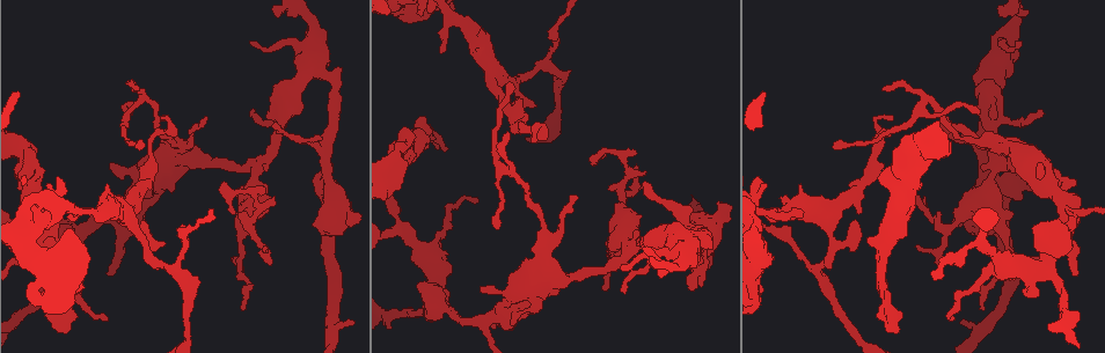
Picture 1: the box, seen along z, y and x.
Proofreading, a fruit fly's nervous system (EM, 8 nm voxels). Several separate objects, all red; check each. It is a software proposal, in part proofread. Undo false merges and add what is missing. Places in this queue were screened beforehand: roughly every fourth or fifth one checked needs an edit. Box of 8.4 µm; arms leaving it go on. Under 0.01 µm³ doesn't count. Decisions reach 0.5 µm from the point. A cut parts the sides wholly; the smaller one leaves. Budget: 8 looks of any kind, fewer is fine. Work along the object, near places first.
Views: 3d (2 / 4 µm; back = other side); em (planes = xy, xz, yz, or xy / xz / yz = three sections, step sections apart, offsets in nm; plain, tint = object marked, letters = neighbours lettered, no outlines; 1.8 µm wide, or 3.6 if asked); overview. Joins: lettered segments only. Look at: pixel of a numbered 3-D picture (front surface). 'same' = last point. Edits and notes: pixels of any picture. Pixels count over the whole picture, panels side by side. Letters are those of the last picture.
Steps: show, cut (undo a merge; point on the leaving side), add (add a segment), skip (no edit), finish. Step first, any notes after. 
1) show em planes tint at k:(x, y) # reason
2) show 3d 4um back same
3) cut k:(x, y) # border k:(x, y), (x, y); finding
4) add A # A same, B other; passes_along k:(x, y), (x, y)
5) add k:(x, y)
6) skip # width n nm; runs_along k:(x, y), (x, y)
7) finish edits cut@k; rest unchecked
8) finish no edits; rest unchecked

show 3d 4um at 1:(409, 132) # branch stops here

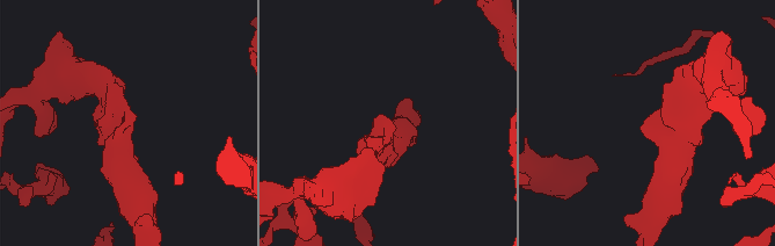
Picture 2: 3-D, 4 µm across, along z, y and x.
show em xy step 16 letters at 2:(127, 119) # now the EM

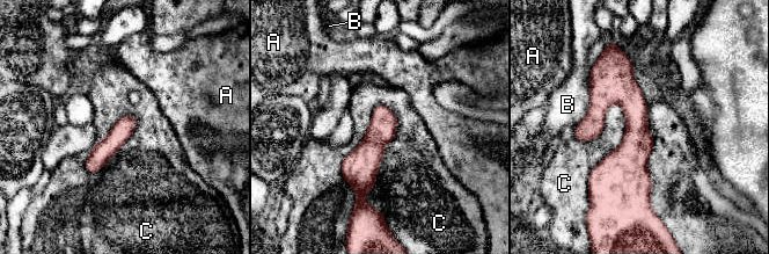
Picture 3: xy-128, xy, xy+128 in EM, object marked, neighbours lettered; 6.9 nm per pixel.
skip # A other, B other, C other; runs_along 3:(623, 60), (635, 193); none of them fits

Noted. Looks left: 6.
show em planes letters at 1:(1070, 213) # thick turns thin

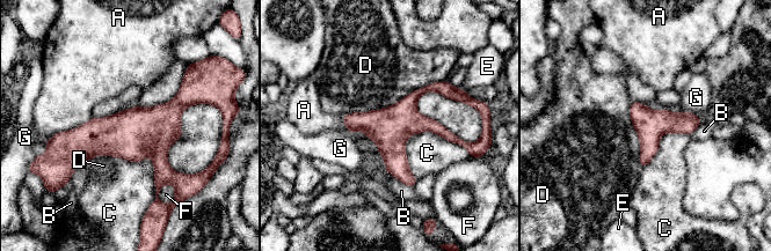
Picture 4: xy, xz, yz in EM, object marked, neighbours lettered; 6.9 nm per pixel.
skip # A other, B other, C other, D other, E other, F other, G other; one neuron here

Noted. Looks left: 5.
show 3d 4um at 1:(891, 332) # an open end

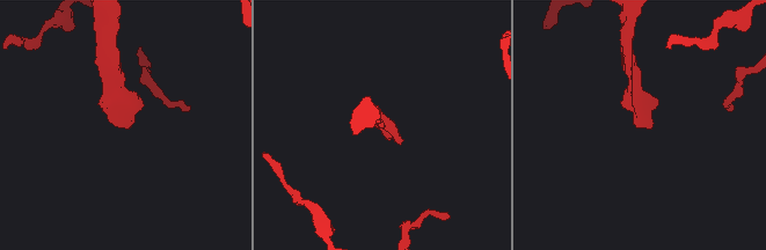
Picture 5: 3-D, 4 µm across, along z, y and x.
show em xz step 16 letters at 5:(118, 125) # need the tissue

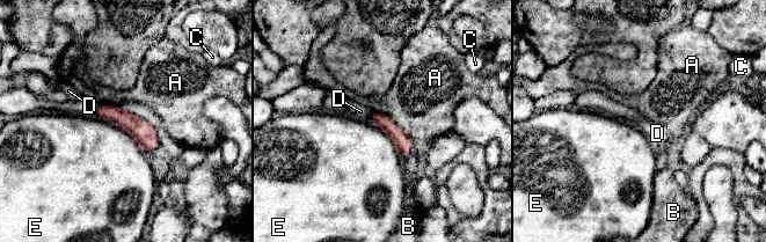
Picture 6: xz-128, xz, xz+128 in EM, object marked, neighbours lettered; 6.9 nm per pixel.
show em planes letters same

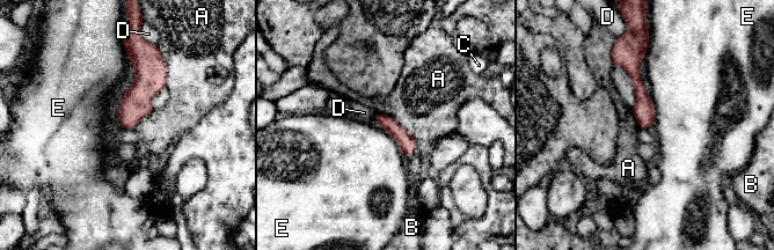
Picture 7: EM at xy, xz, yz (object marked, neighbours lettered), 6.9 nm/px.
add B # longest_contact A 360 nm; A other, B same, C other, D other, E other; it goes on there

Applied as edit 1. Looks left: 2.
show em planes letters at 1:(164, 117) # tapers out

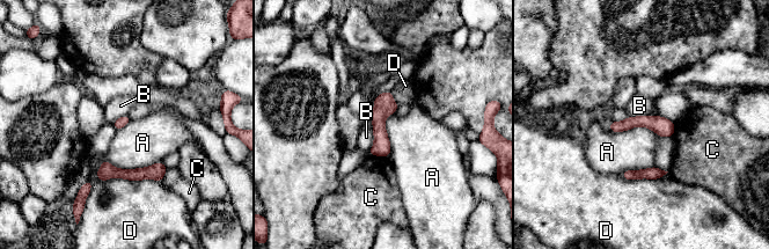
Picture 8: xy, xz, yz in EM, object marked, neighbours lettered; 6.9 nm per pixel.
skip # width 70 nm; A other, B other, C other, D other; border 8:(103, 159), (117, 168), (161, 162); none of them fits

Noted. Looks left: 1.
finish edits add@7; rest unchecked

